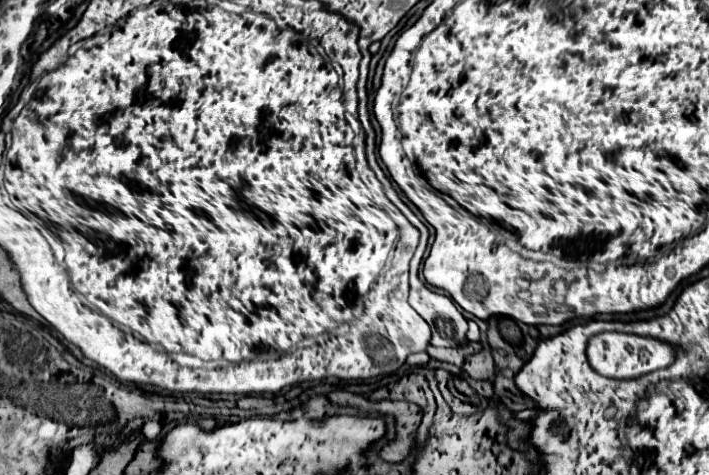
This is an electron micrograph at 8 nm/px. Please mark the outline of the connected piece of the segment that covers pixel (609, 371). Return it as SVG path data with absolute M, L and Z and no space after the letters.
M617 331L597 333L587 343L587 359L593 371L597 371L603 377L615 377L615 379L635 379L651 371L665 369L675 363L679 351L681 351L679 345L673 345L655 337L617 333Z

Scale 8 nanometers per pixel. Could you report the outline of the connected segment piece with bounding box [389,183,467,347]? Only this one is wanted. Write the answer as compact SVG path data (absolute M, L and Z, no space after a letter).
M393 183L389 185L389 195L391 195L391 201L403 211L403 215L421 231L421 239L419 239L419 244L417 245L417 249L415 249L415 255L413 255L413 259L411 259L411 271L413 271L413 273L409 273L409 283L411 283L411 289L409 289L409 303L411 303L411 307L433 327L433 339L431 339L431 345L433 345L433 347L457 347L461 341L465 341L467 319L457 311L455 303L453 303L447 295L431 291L431 289L419 279L421 261L423 261L423 257L425 257L427 239L429 239L429 229L427 229L427 225L411 211L411 207L409 207L407 203L403 203L403 199L399 197L399 193L397 193L397 189L393 187Z

